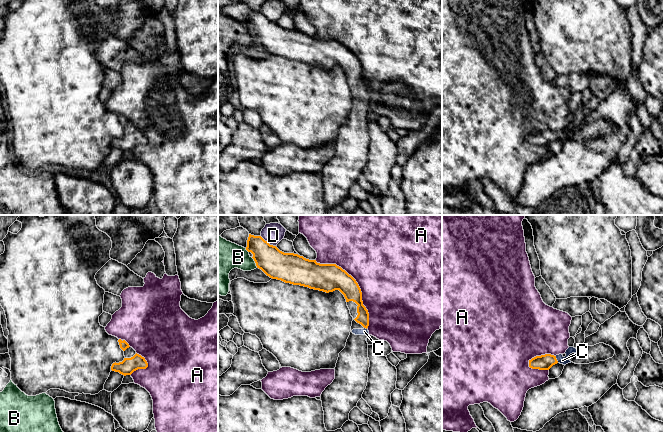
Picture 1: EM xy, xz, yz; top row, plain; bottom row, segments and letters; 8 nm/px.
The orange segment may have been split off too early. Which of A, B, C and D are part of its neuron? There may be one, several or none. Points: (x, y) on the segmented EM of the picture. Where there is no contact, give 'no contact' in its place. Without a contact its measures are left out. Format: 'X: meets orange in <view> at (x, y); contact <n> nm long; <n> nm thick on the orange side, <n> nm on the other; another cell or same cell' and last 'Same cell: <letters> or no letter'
A: meets orange in xz at (357, 284); contact 700 nm long; 220 nm thick on the orange side, 480 nm on the other; another cell
B: meets orange in xz at (255, 262); contact 100 nm long; 220 nm thick on the orange side, 240 nm on the other; another cell
C: meets orange in yz at (556, 359); contact 60 nm long; 130 nm thick on the orange side, 60 nm on the other; same cell
D: meets orange in xz at (267, 242); contact 160 nm long; 220 nm thick on the orange side, 170 nm on the other; another cell
Same cell: C

